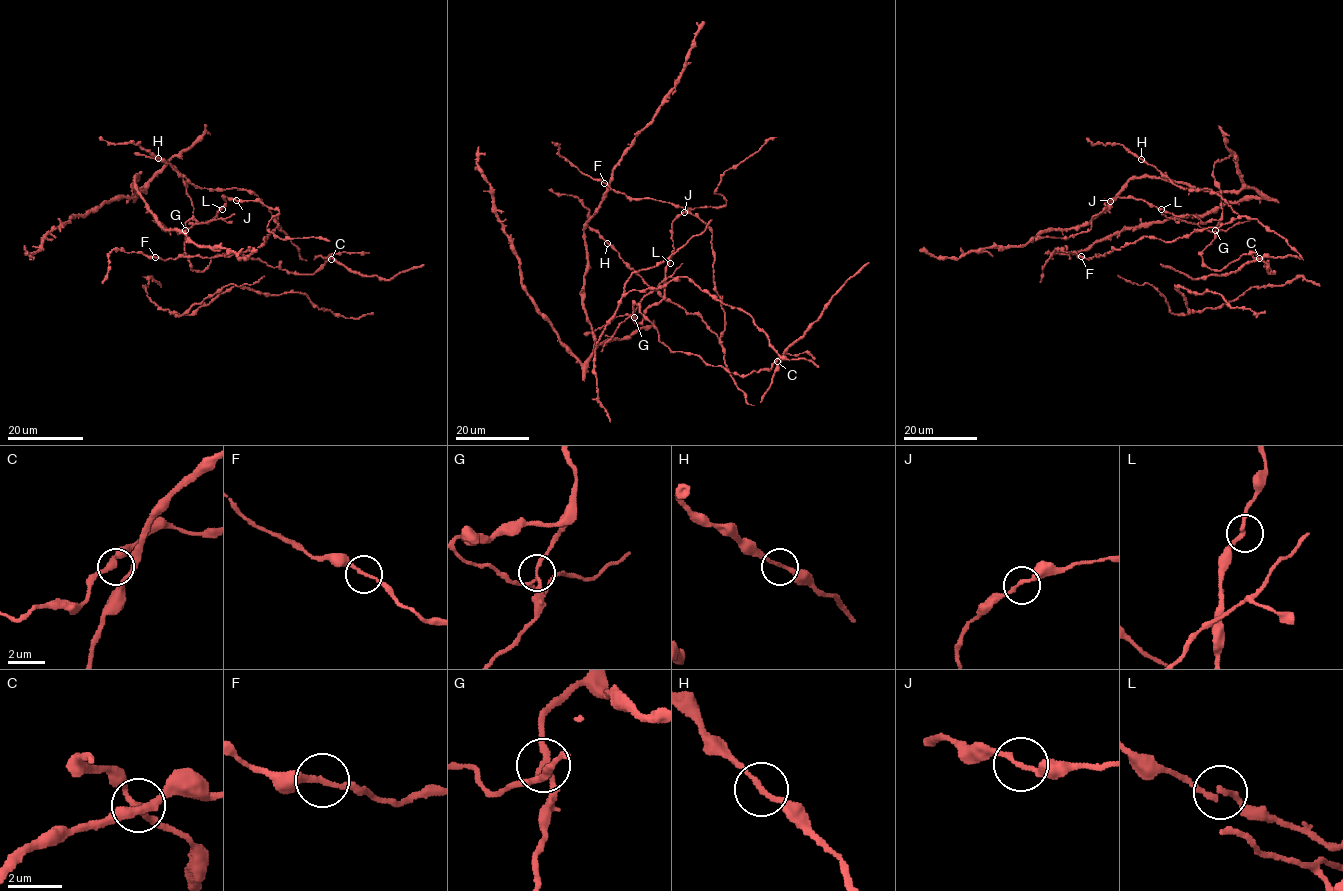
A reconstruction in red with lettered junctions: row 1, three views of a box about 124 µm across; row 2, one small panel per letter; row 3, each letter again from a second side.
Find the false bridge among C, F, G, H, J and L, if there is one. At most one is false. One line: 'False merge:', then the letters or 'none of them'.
False merge: G

